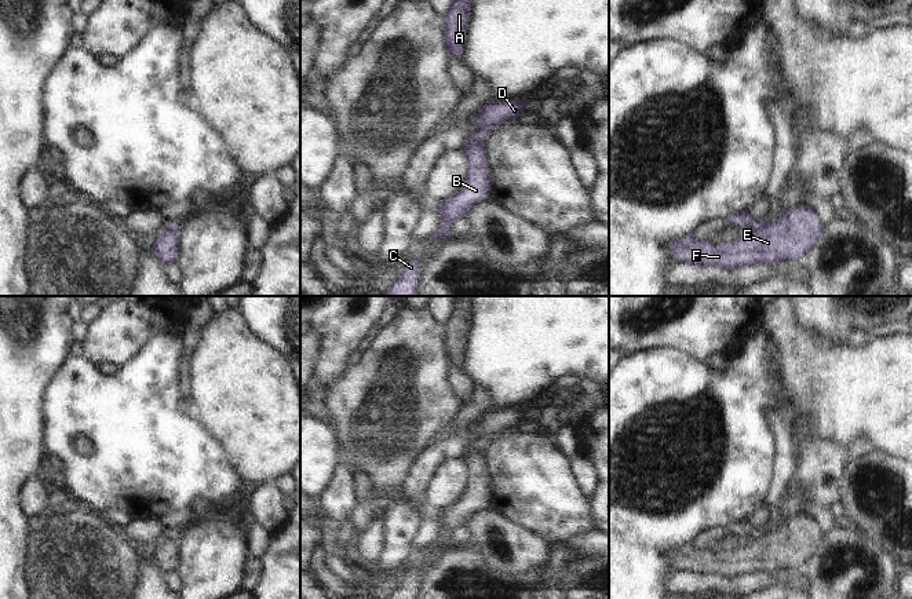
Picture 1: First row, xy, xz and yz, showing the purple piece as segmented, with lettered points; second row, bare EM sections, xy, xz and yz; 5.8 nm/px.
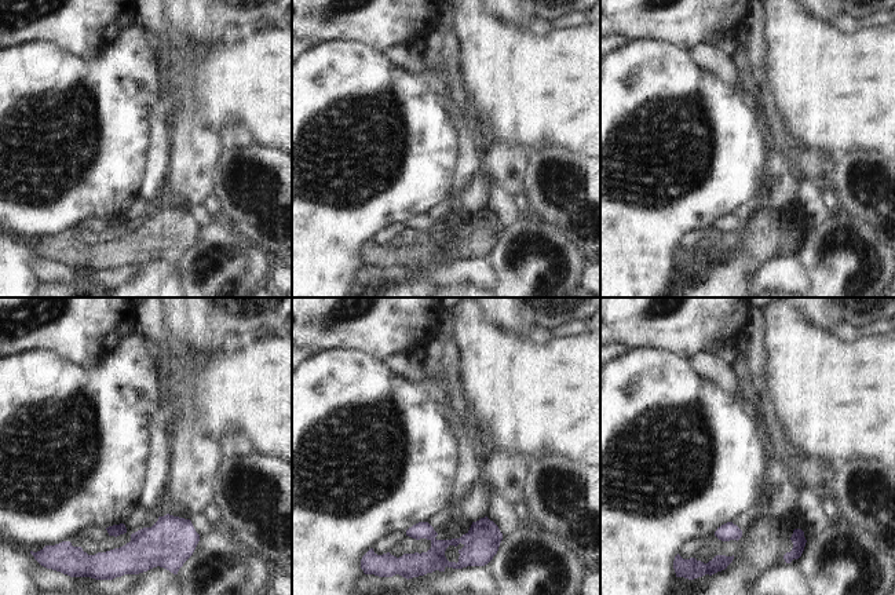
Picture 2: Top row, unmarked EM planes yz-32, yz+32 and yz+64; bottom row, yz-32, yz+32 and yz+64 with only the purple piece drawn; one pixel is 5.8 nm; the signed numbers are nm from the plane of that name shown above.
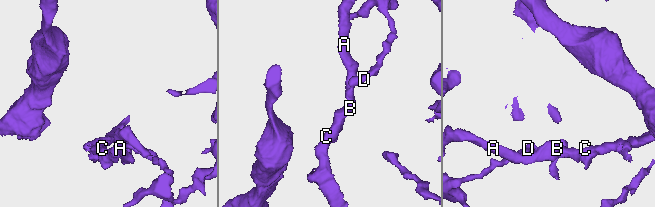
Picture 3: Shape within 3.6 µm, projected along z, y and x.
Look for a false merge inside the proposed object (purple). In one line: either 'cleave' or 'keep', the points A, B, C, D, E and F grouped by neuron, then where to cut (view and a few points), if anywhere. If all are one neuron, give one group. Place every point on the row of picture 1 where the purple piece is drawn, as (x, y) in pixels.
cleave | A B C E F / D | yz (757, 223), (752, 227)

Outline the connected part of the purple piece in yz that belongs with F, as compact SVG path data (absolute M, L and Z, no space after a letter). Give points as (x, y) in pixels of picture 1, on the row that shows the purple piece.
M803 204L785 209L776 220L756 223L744 240L712 245L689 234L674 242L670 252L676 262L725 270L800 260L816 245L822 227L816 212Z

